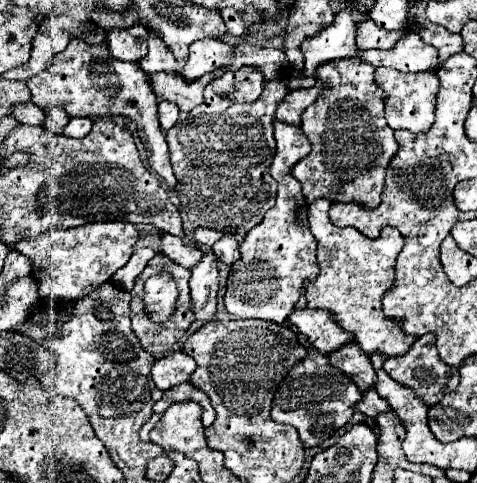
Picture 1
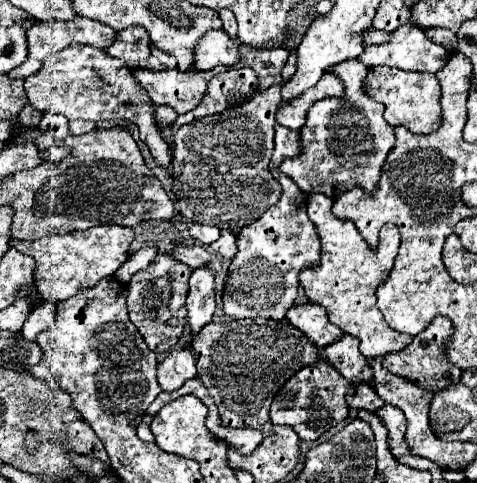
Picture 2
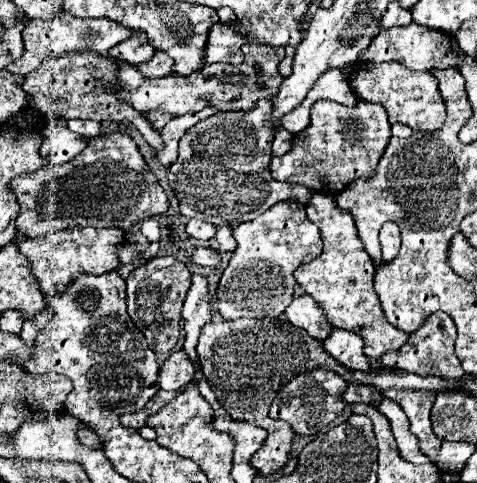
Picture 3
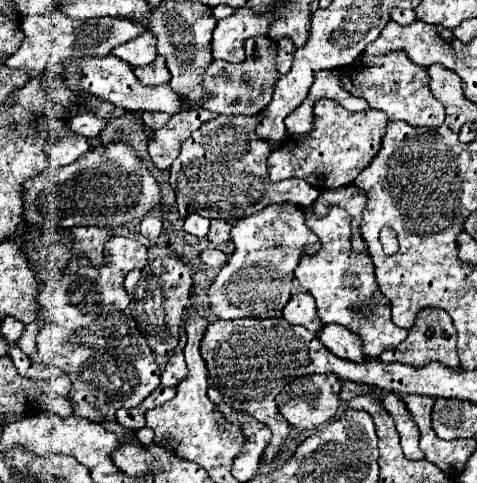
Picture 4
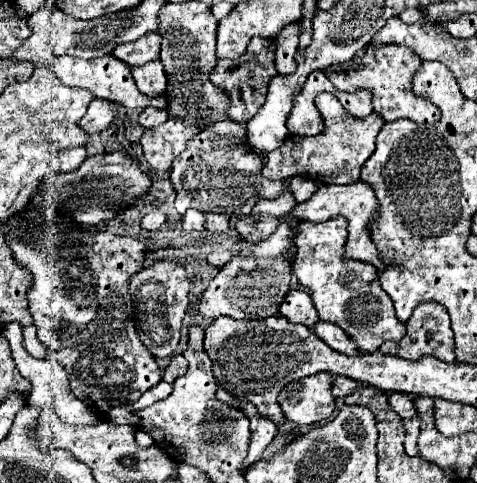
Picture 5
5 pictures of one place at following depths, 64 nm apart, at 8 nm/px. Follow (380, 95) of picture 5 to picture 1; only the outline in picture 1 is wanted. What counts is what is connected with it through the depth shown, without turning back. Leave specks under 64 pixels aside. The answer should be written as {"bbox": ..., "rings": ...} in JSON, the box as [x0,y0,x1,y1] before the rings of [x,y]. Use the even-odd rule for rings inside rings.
{"bbox":[376,68,438,132],"rings":[[[376,68],[376,84],[388,94],[386,98],[386,120],[392,130],[404,128],[410,132],[428,132],[434,124],[438,78],[432,72],[424,74],[402,74],[394,68]]]}

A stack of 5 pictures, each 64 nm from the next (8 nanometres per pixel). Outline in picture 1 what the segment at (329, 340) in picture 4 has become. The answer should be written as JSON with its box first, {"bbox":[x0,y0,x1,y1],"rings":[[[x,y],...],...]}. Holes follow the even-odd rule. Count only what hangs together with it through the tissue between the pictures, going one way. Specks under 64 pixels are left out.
{"bbox":[328,342,376,392],"rings":[[[350,342],[344,348],[332,352],[328,356],[328,360],[336,368],[340,368],[348,378],[352,378],[354,384],[362,392],[366,392],[368,388],[372,388],[376,384],[376,372],[370,364],[370,358],[360,350],[360,346],[356,342]]]}

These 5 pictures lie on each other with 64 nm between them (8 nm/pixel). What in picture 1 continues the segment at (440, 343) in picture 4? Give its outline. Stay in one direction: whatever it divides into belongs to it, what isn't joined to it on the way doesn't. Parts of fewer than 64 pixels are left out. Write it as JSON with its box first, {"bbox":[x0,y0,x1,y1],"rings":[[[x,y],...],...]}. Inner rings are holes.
{"bbox":[384,334,458,406],"rings":[[[426,334],[420,336],[414,346],[406,352],[406,356],[398,356],[398,358],[388,358],[384,362],[384,370],[390,374],[390,378],[394,378],[396,382],[400,382],[402,386],[410,388],[416,392],[416,396],[420,396],[424,400],[426,406],[434,406],[442,400],[442,396],[450,390],[454,390],[458,386],[458,368],[456,366],[448,366],[440,360],[438,350],[434,346],[436,336],[434,334]]]}

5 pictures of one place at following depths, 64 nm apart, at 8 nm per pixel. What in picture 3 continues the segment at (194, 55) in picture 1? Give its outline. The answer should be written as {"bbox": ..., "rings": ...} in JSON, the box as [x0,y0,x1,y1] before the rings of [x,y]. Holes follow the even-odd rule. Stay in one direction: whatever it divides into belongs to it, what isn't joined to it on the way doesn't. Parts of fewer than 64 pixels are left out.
{"bbox":[204,22,246,66],"rings":[[[218,22],[208,32],[208,44],[204,50],[204,66],[210,66],[214,62],[240,64],[244,60],[242,50],[240,50],[244,42],[246,42],[246,38],[236,34],[234,24]]]}

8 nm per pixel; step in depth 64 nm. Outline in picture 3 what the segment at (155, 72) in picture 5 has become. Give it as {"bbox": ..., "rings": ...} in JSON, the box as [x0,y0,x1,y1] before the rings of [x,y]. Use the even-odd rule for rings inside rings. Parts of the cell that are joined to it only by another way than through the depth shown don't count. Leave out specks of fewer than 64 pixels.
{"bbox":[138,52,172,78],"rings":[[[154,52],[154,56],[152,56],[148,62],[140,64],[138,70],[140,70],[142,74],[150,76],[150,78],[152,78],[152,76],[156,76],[156,78],[166,76],[166,74],[172,72],[172,58],[170,58],[170,56],[164,56],[164,52]]]}

